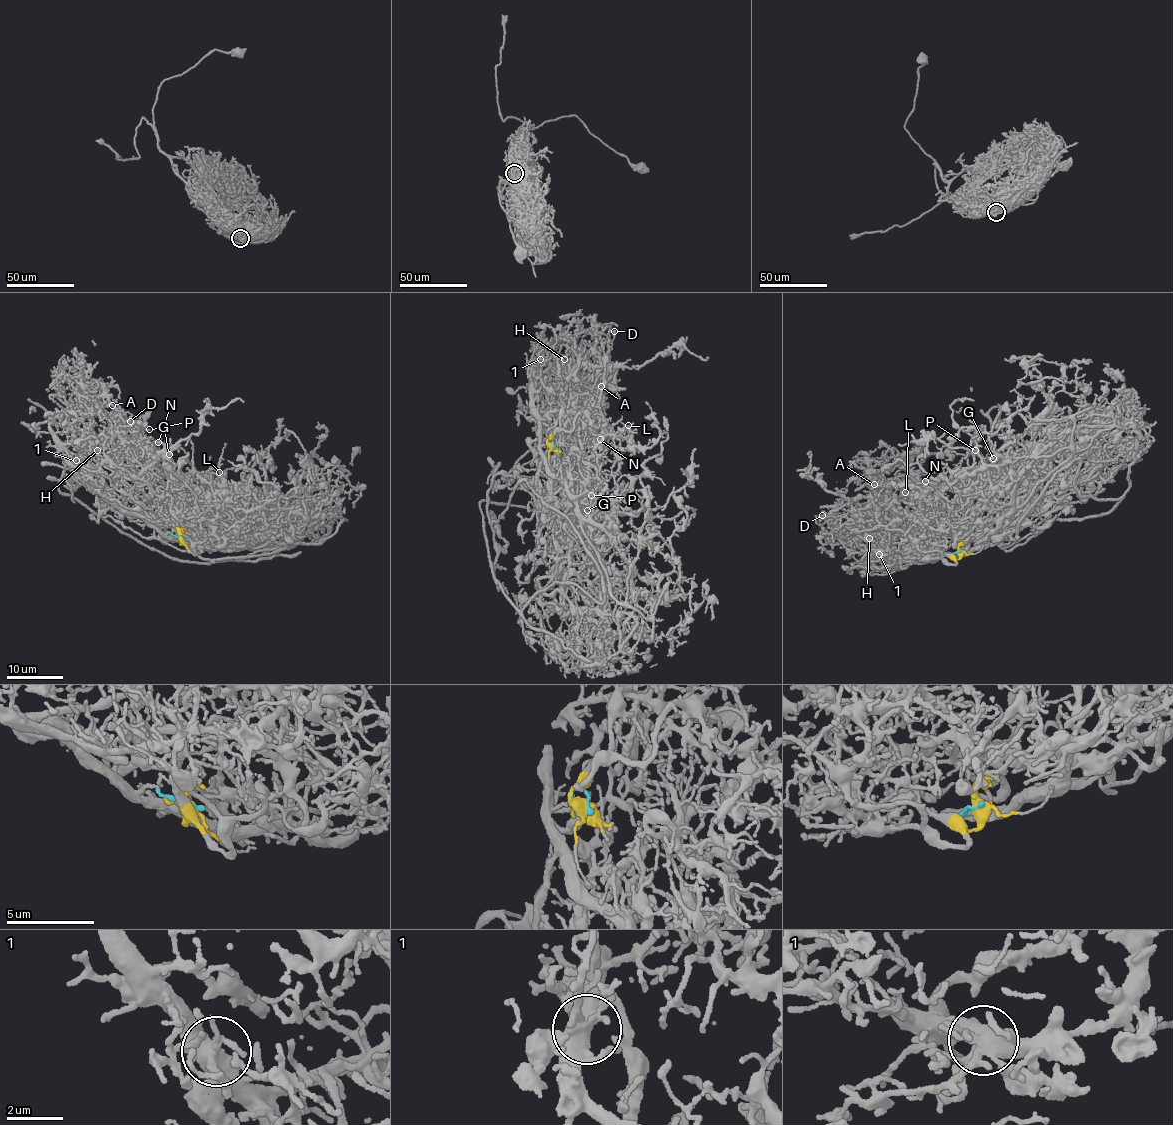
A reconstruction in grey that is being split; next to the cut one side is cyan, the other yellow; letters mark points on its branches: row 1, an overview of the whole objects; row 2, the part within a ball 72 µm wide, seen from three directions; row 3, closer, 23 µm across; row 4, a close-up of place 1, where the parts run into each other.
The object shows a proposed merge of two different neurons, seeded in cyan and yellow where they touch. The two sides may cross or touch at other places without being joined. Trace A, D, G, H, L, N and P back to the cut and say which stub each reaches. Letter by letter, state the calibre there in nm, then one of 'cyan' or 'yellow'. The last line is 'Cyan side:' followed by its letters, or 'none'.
A: calibre 200 nm; cyan
D: calibre 190 nm; cyan
G: calibre 130 nm; cyan
H: calibre 150 nm; cyan
L: calibre 170 nm; cyan
N: calibre 240 nm; cyan
P: calibre 200 nm; cyan
Cyan side: A, D, G, H, L, N, P

